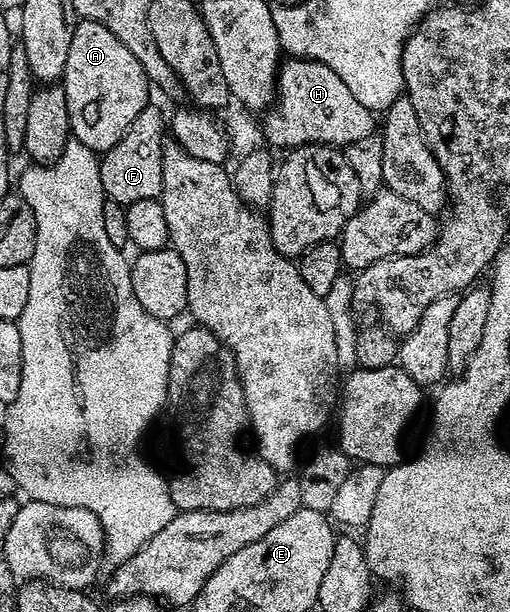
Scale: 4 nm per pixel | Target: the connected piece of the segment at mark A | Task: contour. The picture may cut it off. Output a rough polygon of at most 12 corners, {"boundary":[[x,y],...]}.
{"boundary":[[76,21],[61,85],[72,139],[113,148],[149,104],[137,56]]}

